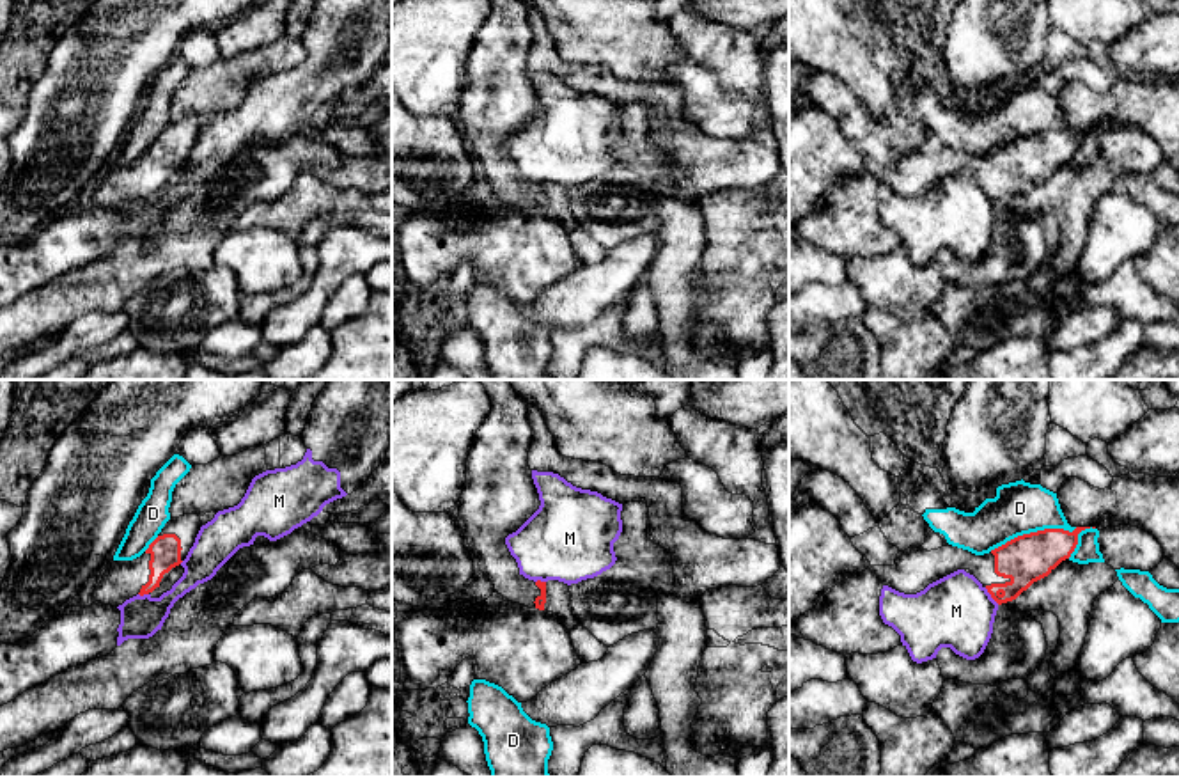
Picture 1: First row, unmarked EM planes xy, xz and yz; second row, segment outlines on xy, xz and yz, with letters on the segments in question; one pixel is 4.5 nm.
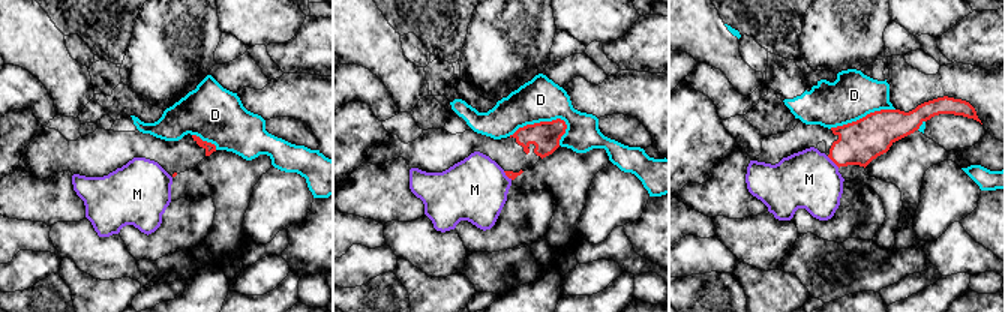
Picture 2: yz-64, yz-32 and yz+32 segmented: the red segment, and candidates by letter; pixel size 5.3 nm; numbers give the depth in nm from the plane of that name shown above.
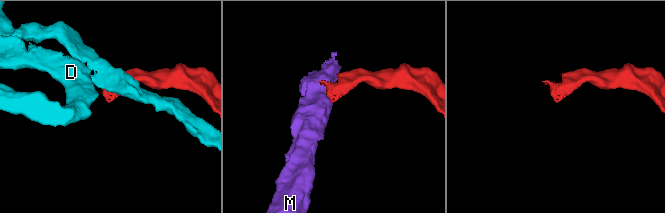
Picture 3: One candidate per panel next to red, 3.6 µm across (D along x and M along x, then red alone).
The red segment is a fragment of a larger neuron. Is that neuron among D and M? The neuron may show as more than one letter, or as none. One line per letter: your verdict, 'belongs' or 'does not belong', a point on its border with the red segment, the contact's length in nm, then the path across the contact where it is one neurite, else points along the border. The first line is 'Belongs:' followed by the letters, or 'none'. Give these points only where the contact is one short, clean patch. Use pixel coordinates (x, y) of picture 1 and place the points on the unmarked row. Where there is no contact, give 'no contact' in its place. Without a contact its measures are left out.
Belongs: none
D: does not belong | yz (1032, 135) | 420 nm
M: does not belong | yz (991, 199) | 100 nm | along yz (984, 190), (999, 206)

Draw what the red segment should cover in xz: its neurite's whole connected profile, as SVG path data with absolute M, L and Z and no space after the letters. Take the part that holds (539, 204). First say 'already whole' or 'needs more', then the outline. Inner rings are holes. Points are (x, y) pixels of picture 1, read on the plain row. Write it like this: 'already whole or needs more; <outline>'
needs more; M489 0L489 4L491 12L477 32L468 57L457 124L479 161L480 174L493 184L495 193L512 206L544 213L546 184L525 181L505 147L505 140L516 135L541 108L528 69L532 46L528 5L523 0Z

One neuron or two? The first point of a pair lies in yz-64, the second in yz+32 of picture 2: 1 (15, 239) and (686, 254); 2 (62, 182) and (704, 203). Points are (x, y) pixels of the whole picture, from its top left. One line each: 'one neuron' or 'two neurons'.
1: two neurons
2: one neuron

